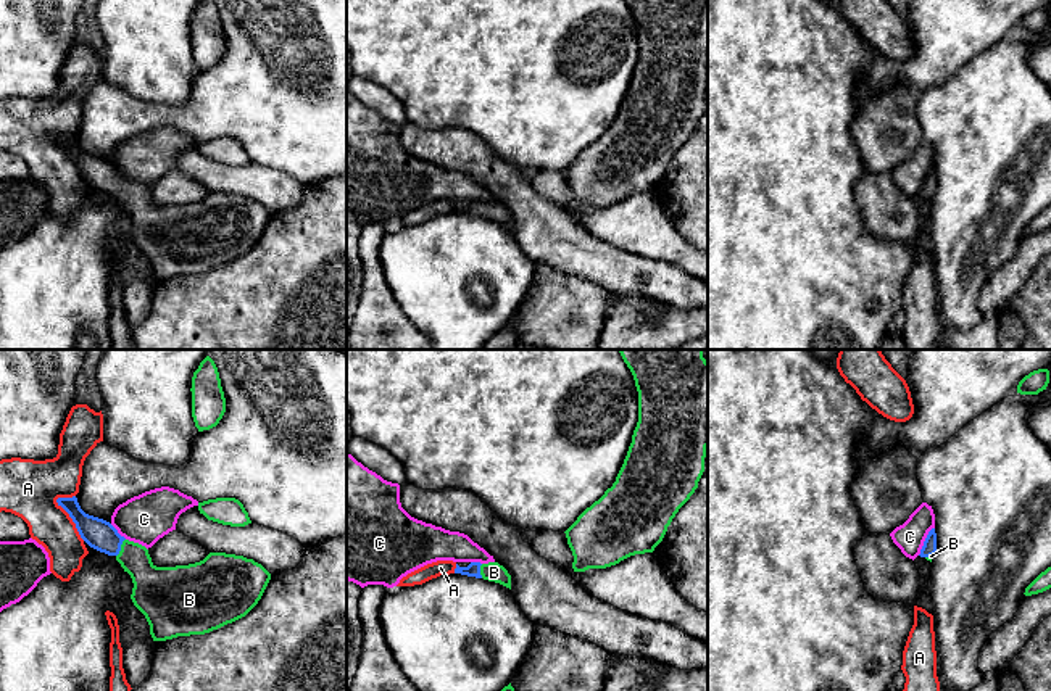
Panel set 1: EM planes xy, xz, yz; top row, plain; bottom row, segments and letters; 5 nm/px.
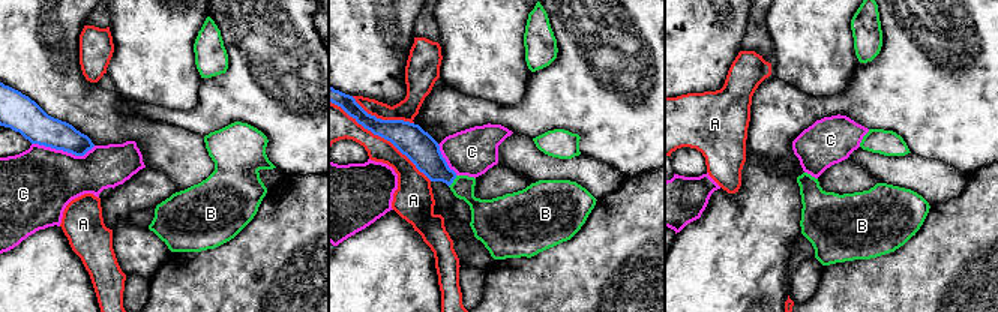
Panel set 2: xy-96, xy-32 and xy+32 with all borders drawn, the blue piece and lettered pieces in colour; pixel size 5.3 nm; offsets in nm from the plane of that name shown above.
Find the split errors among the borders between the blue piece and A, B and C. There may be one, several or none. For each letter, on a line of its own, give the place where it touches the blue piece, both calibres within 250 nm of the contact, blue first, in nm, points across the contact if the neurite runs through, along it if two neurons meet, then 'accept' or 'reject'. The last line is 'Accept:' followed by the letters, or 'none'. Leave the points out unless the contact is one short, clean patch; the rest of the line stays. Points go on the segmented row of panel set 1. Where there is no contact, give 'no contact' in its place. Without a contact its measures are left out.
A: meets blue in xy at (71, 517); 150 nm thick on the blue side, 280 nm on the other; reject
B: meets blue in xy at (120, 548); 150 nm thick on the blue side, 190 nm on the other; runs through xy (99, 533), (120, 548), (153, 585); accept
C: meets blue in yz at (924, 542); 70 nm thick on the blue side, 150 nm on the other; reject
Accept: B

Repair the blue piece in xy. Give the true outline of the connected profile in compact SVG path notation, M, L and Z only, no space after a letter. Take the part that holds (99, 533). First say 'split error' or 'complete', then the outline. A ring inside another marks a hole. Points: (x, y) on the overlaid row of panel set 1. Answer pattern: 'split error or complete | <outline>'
split error | M76 496L58 498L56 503L69 514L90 548L114 556L131 575L134 583L131 599L145 615L153 641L205 635L245 617L258 604L271 580L271 573L261 564L226 552L210 552L203 561L189 565L156 567L145 546L121 536L110 522L85 514Z

